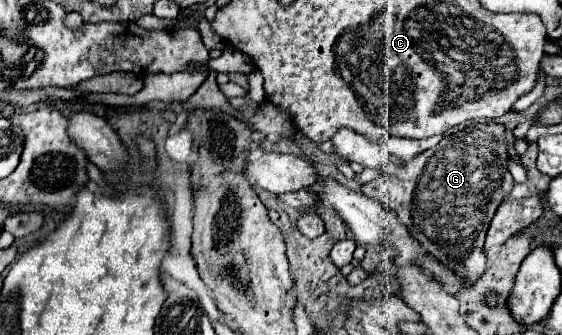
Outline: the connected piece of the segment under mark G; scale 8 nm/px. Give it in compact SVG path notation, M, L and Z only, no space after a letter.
M487 121L469 125L463 131L443 137L435 147L419 153L407 163L391 155L391 163L383 169L383 177L379 177L373 187L387 187L387 209L395 209L395 213L399 213L403 225L411 229L411 235L423 245L423 249L427 249L427 253L439 257L443 265L459 269L459 273L463 273L463 277L467 277L469 281L475 281L485 271L487 263L487 257L483 253L485 233L497 207L511 193L513 185L515 183L509 173L507 129L501 123Z

